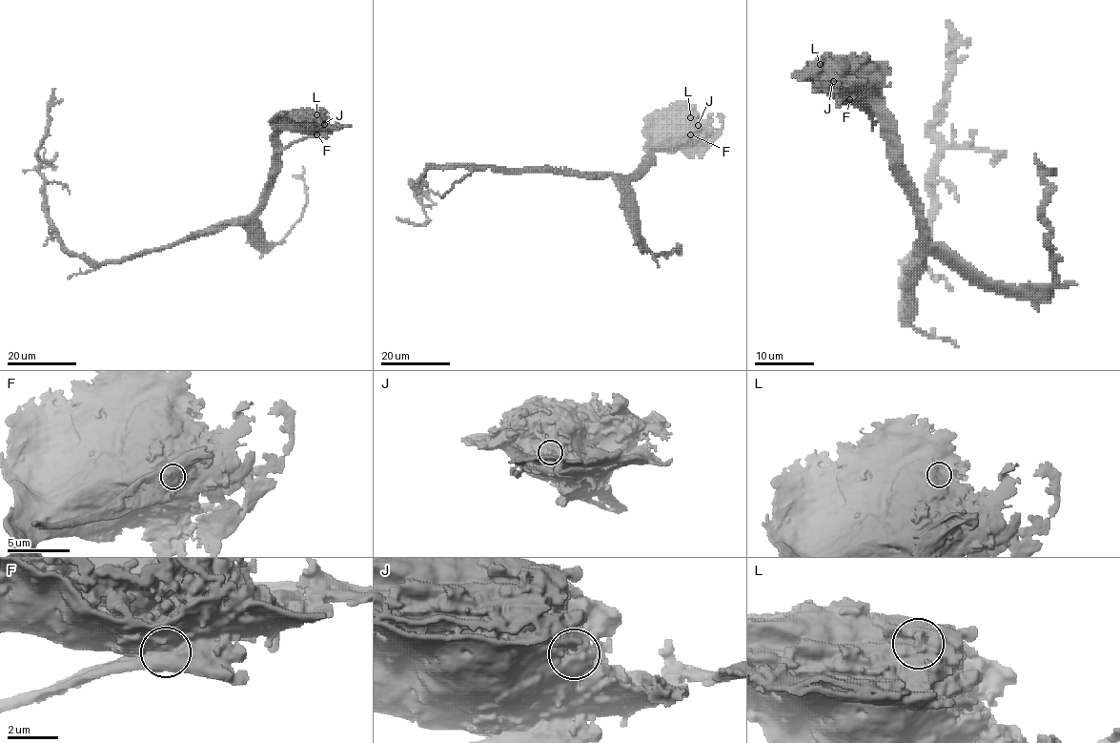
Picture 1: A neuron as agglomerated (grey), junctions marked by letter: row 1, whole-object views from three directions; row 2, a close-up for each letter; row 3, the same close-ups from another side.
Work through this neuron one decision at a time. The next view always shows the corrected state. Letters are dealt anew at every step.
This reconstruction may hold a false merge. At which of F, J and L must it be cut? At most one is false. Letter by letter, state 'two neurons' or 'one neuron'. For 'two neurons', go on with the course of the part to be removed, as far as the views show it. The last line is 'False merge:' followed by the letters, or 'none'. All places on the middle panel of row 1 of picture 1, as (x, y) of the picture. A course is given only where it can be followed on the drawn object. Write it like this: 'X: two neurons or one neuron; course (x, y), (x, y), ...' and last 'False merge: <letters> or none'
F: two neurons; course (690, 134), (661, 147), (652, 147)
J: one neuron
L: one neuron
False merge: F

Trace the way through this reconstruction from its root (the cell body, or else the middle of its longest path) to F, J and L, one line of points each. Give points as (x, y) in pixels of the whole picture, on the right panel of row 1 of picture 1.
F: (842, 69), (841, 91), (849, 98)
J: (842, 69), (833, 81)
L: (842, 69), (836, 73), (820, 64)

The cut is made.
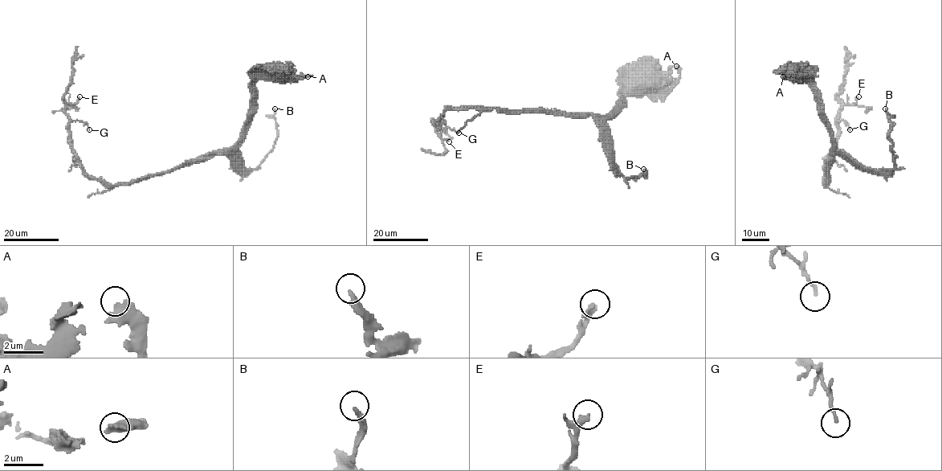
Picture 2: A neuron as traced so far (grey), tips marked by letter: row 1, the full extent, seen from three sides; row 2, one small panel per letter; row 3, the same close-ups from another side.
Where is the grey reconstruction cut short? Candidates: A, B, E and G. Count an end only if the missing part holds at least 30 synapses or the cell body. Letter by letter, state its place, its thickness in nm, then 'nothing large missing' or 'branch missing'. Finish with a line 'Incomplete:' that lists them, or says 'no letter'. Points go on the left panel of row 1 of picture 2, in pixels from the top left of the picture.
A: at (307, 76); 550 nm thick; nothing large missing
B: at (275, 108); 220 nm thick; nothing large missing
E: at (79, 96); 190 nm thick; nothing large missing
G: at (89, 129); 130 nm thick; nothing large missing
Incomplete: no letter

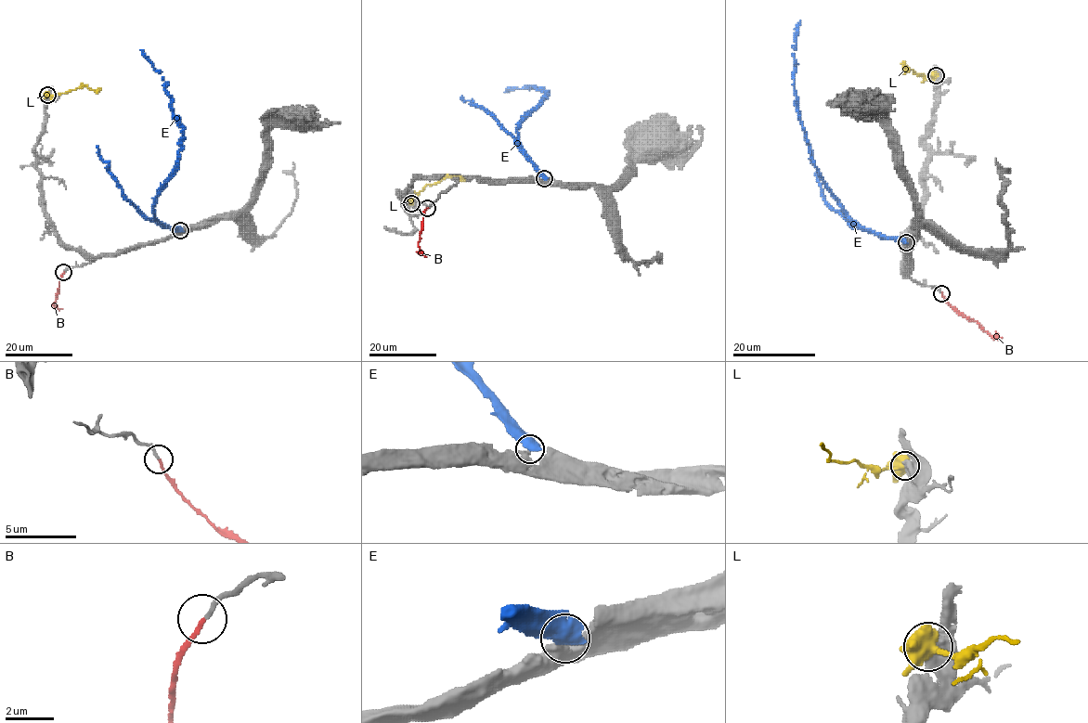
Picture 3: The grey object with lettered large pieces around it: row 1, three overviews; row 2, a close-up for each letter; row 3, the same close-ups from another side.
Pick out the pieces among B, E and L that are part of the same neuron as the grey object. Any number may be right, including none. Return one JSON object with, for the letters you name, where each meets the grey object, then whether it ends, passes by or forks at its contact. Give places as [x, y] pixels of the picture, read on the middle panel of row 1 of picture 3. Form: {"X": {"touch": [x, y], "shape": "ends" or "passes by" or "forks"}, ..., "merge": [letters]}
{"B": {"touch": [427, 208], "shape": "ends"}, "merge": ["B"]}

